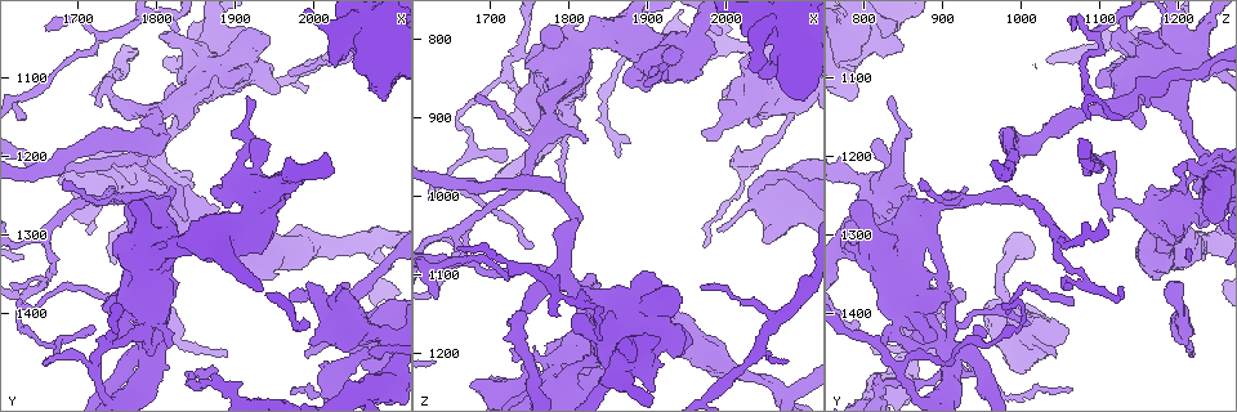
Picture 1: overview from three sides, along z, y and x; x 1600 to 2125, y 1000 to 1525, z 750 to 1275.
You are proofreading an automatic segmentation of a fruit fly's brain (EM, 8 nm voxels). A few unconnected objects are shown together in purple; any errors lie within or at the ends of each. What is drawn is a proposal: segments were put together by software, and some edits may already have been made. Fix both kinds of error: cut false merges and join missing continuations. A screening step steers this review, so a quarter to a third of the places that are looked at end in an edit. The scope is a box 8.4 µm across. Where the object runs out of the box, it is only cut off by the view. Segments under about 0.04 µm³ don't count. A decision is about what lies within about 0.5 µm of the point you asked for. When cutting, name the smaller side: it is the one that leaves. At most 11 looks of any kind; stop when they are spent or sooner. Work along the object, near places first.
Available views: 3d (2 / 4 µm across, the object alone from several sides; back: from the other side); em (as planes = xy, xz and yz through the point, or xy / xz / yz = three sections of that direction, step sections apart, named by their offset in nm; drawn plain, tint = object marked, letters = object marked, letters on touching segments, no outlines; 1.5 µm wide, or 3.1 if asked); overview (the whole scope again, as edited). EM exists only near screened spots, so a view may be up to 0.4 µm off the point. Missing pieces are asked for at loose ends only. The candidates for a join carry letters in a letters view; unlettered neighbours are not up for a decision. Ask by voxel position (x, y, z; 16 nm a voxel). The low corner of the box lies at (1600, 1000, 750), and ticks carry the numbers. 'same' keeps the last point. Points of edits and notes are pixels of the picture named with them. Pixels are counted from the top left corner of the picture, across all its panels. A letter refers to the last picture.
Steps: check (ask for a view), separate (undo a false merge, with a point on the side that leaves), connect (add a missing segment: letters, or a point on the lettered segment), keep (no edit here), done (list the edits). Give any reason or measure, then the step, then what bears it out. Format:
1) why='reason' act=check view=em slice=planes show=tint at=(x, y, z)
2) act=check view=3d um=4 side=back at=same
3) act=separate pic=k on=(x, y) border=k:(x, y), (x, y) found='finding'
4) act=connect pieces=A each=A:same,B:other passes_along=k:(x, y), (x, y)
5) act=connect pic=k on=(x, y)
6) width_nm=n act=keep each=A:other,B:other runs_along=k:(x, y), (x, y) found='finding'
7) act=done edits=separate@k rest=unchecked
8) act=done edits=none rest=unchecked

why='an open end' act=check view=3d um=4 at=(1890, 1455, 1225)

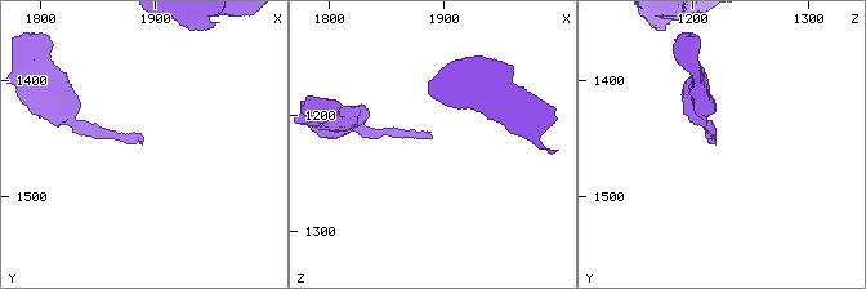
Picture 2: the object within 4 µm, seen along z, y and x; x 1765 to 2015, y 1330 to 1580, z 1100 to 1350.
act=check view=em slice=yz step=8 show=letters at=(1890, 1452, 1220)

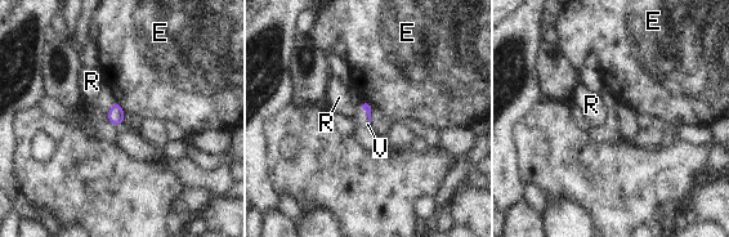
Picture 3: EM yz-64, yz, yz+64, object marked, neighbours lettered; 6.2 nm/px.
why='cut it another way' act=check view=em slice=planes show=letters at=same

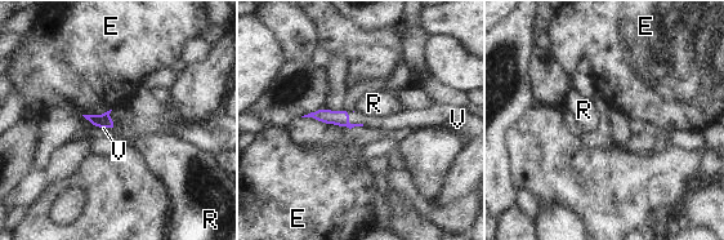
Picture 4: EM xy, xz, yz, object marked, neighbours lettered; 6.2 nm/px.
act=connect pieces=V each=E:other,R:other,V:same passes_along=4:(340, 118), (354, 124), (392, 123) found='the cell continues'

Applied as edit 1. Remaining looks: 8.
why='tapers out' act=check view=3d um=4 at=(1660, 1040, 1070)

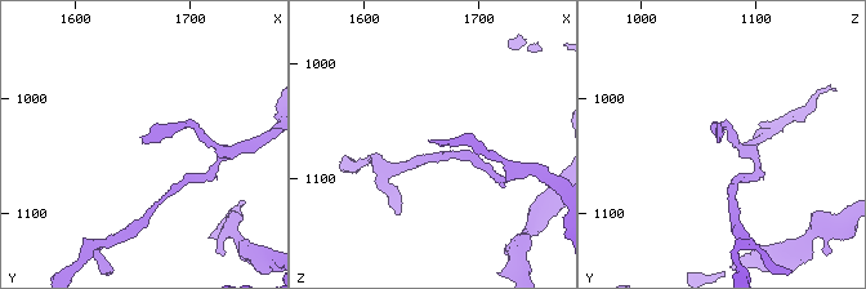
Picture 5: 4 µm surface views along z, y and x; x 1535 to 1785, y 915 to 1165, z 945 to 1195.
act=check view=em slice=planes show=plain at=(1656, 1038, 1066)

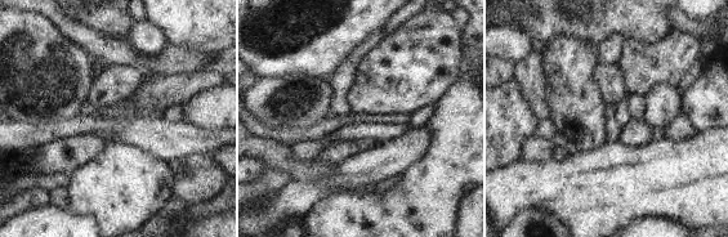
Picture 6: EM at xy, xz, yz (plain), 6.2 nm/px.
act=check view=em slice=planes show=letters at=same

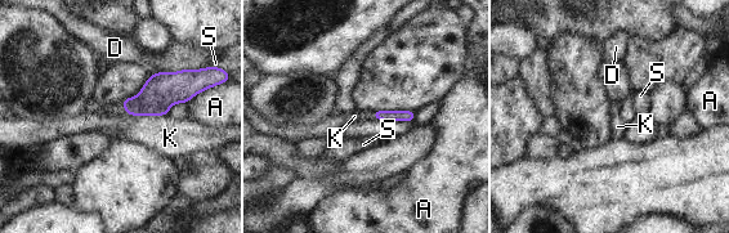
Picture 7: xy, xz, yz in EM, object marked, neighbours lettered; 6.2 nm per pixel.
act=keep each=A:other,D:other,K:other,S:other border=7:(121, 102), (132, 115), (166, 115) found='no lettered segment goes on from it'

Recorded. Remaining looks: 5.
why='an open end' act=check view=em slice=xz step=8 show=tint at=(1965, 1095, 1115)

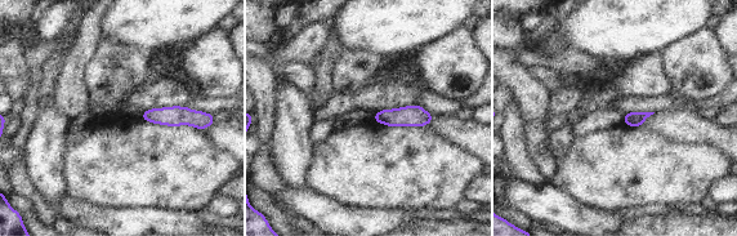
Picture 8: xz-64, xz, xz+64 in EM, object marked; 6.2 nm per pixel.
why='another direction' act=check view=em slice=planes show=letters at=same

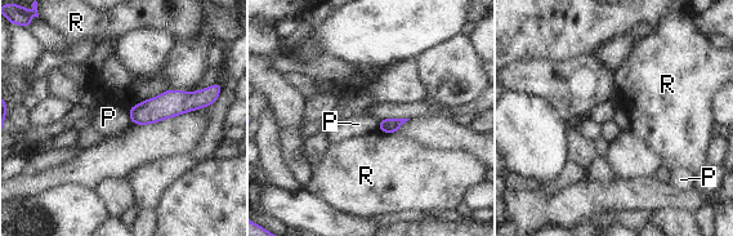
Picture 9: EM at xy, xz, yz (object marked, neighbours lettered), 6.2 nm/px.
longest_contact=R:130nm act=keep each=P:other,R:other border=9:(128, 108), (132, 121) found='no lettered segment goes on from it'

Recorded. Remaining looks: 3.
act=done edits=connect@4 rest=unchecked

